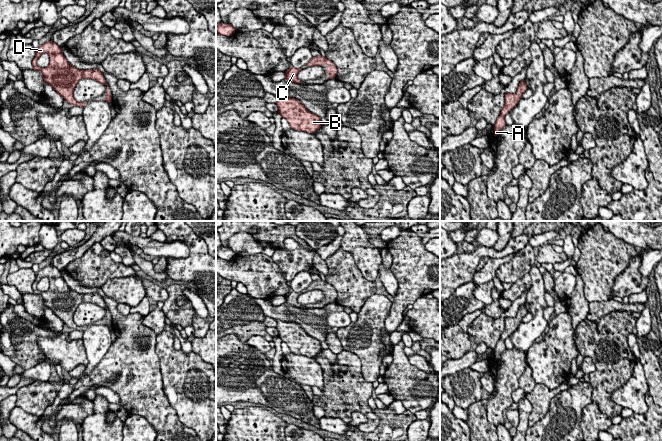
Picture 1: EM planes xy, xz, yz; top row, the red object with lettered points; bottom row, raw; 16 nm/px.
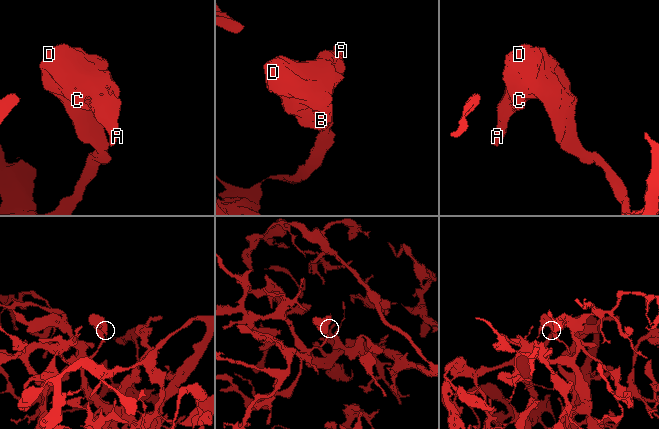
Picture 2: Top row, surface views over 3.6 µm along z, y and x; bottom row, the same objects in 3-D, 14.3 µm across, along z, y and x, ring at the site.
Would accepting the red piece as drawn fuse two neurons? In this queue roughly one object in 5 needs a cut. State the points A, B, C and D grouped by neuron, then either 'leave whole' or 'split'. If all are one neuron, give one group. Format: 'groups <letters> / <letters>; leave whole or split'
groups A B C D; leave whole

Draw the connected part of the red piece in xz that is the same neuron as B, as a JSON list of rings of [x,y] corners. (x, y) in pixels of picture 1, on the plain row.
[[[276,321],[278,337],[288,345],[292,353],[313,358],[321,351],[321,342],[308,335],[298,323]]]

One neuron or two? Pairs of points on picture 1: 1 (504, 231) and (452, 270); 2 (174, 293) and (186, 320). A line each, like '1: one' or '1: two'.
1: two
2: one

